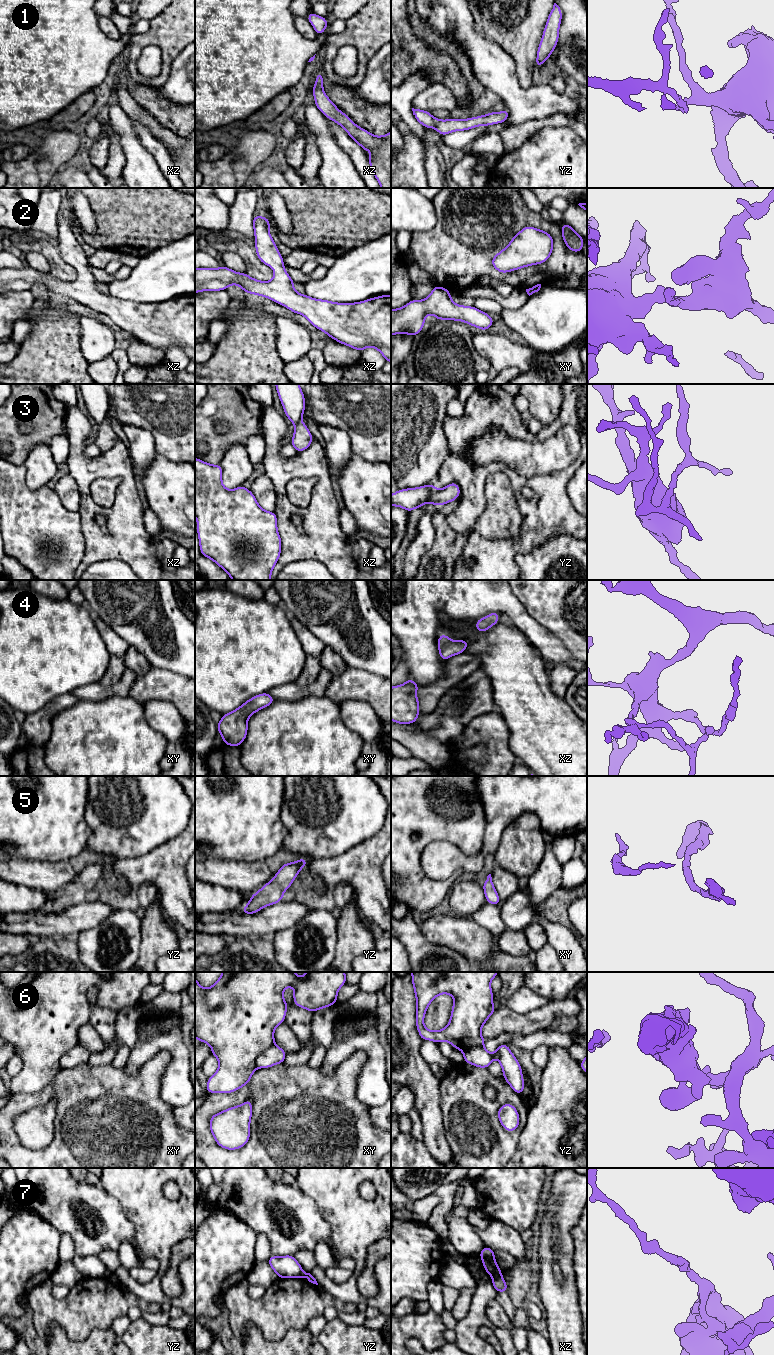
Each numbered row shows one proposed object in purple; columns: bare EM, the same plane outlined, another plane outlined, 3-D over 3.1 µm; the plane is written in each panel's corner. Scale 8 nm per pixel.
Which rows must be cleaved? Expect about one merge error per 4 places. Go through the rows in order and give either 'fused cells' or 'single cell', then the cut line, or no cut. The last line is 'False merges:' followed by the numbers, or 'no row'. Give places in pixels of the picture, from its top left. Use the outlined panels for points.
1: single cell | no cut
2: single cell | no cut
3: fused cells | yz (434, 488), (429, 500)
4: single cell | no cut
5: single cell | no cut
6: fused cells | xy (274, 1043), (256, 1058), (256, 1067)
7: fused cells | xz (500, 1274), (492, 1277)
False merges: 3, 6, 7

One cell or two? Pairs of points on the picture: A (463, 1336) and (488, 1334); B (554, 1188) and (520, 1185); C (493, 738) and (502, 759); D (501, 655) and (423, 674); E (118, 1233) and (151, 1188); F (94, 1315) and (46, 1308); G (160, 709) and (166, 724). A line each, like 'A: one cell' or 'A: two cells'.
A: two cells
B: two cells
C: one cell
D: two cells
E: two cells
F: one cell
G: one cell

